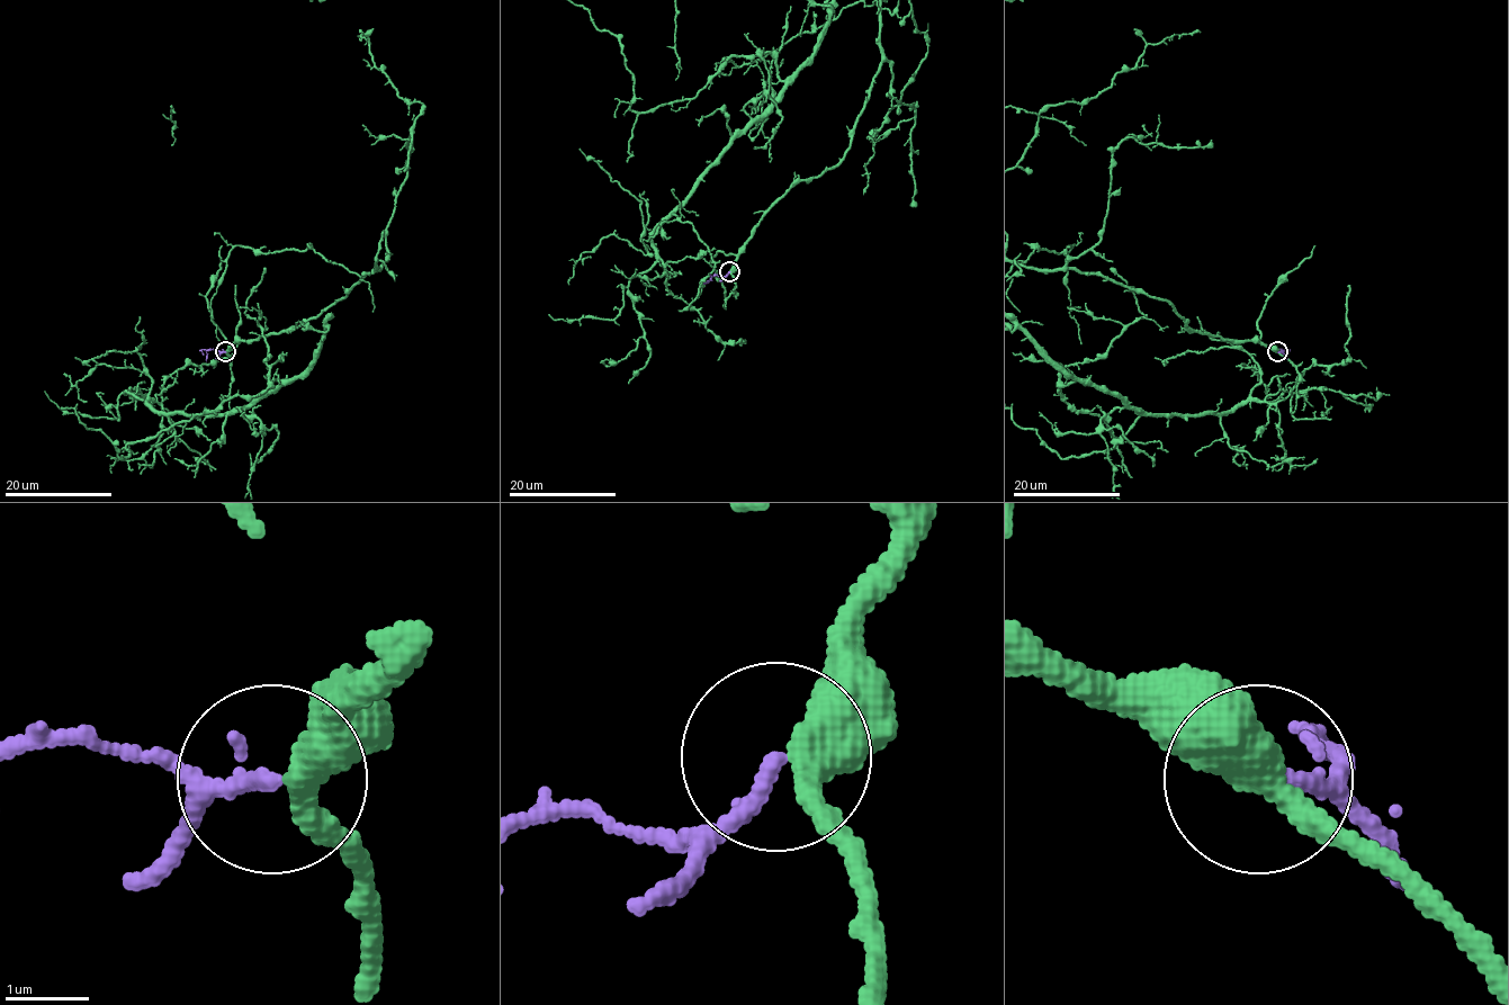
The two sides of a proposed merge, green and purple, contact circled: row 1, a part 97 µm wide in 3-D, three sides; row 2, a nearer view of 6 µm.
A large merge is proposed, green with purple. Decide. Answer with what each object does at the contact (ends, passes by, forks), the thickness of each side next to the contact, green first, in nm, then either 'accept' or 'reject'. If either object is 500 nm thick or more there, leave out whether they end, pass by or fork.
green passes by; purple passes by; calibres 420 and 140 nm; accept

